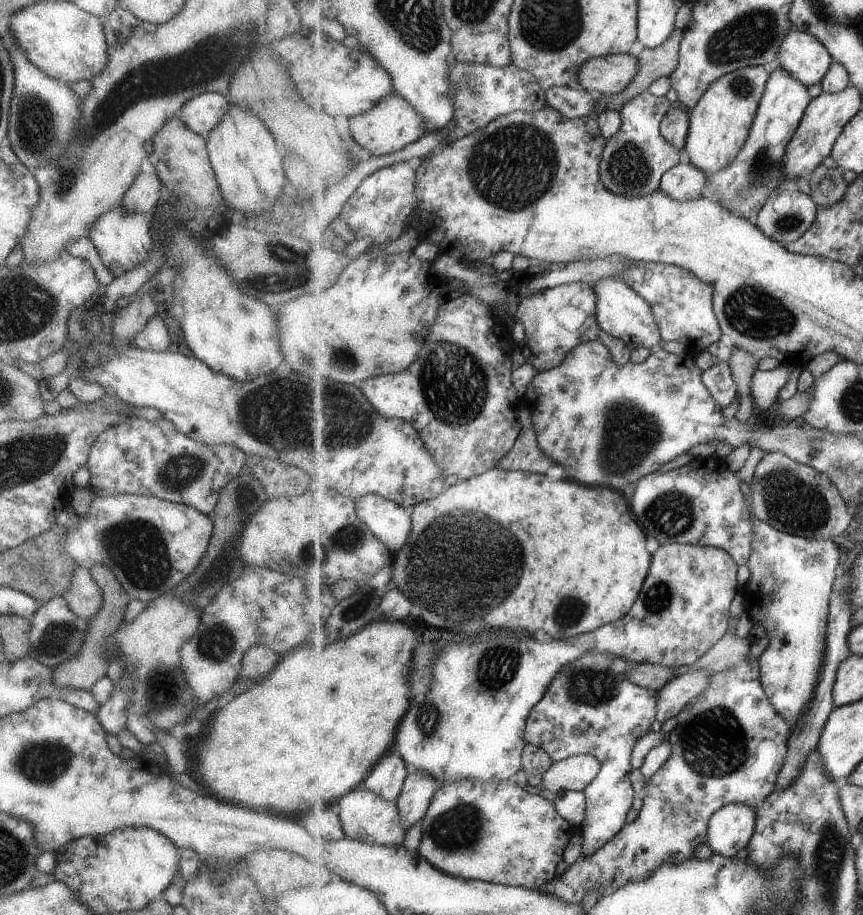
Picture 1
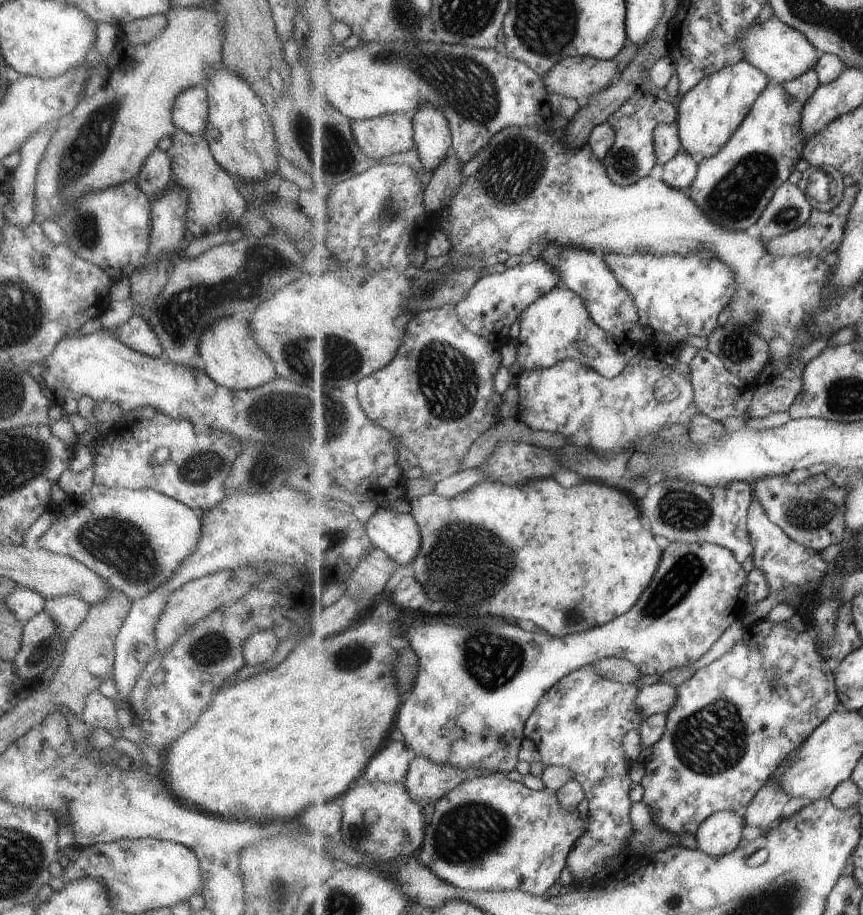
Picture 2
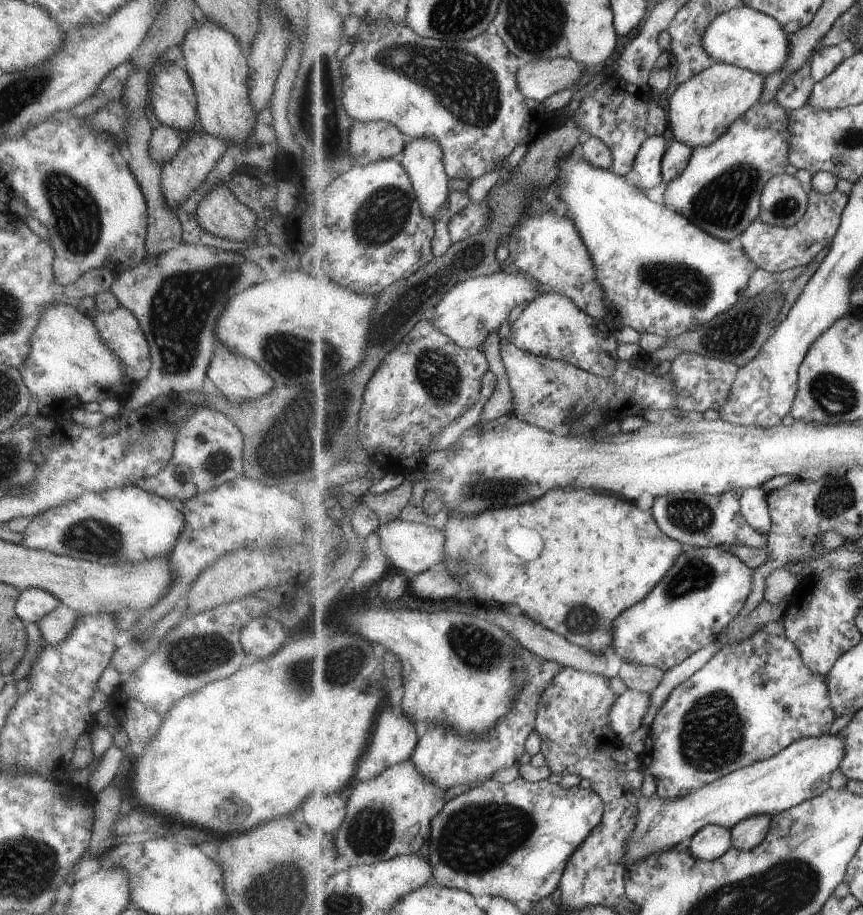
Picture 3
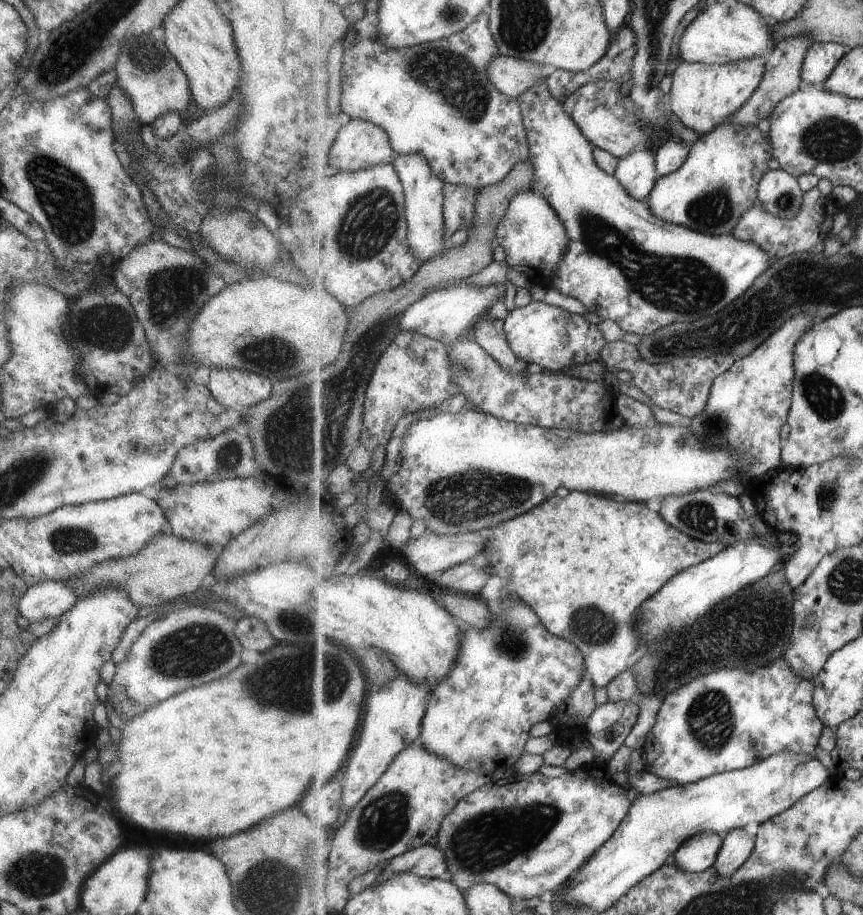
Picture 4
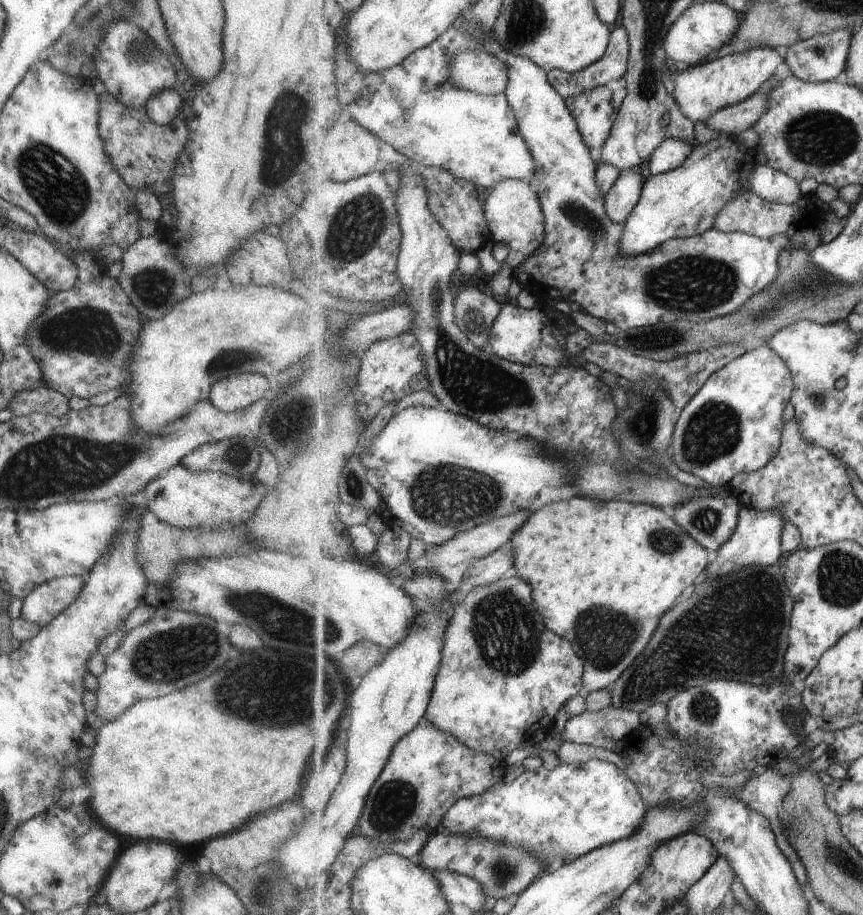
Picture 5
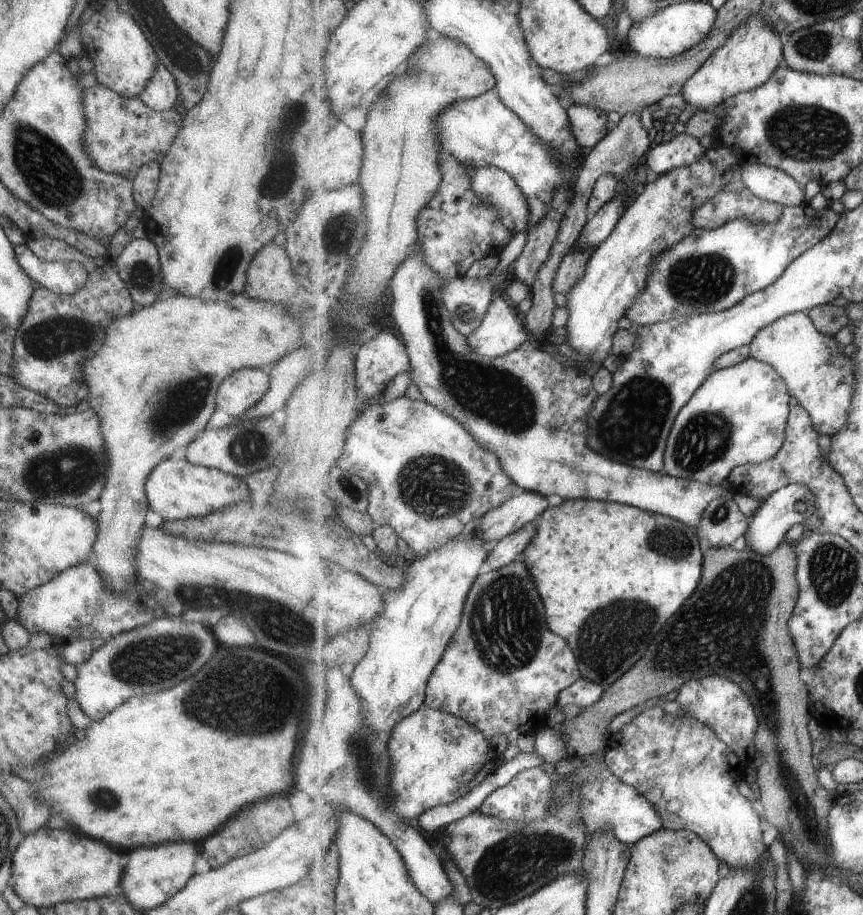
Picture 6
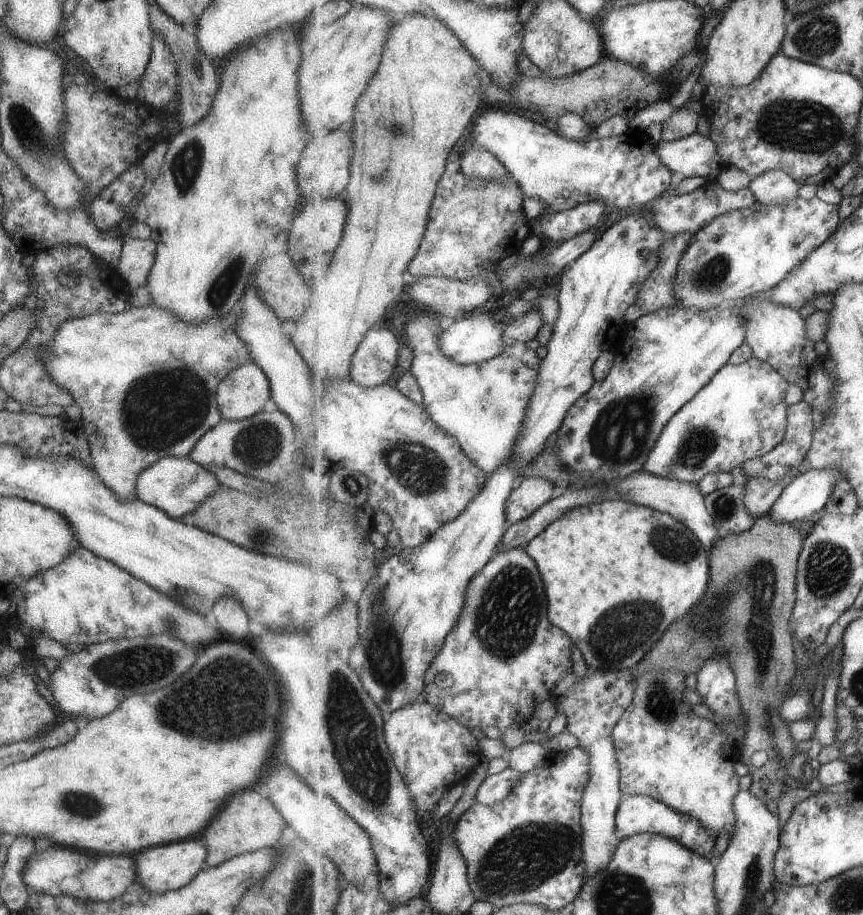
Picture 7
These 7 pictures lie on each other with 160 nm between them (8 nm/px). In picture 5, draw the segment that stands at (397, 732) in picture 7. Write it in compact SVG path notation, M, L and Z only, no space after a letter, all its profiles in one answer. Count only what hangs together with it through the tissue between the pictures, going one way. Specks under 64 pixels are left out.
M425 721L394 746L390 761L371 789L366 800L366 809L360 818L357 832L354 834L371 841L374 850L387 850L387 844L395 838L411 838L413 834L428 831L429 834L441 830L442 820L447 811L462 798L472 797L493 788L502 782L503 763L490 754L474 751L459 742L454 735L442 731Z

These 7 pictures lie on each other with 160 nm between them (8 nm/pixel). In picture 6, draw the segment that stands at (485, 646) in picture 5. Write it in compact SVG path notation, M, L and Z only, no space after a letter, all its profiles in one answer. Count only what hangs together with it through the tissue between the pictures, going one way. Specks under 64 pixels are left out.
M524 554L519 555L514 563L511 563L505 568L497 569L496 571L492 570L483 575L479 575L478 580L474 582L473 588L468 594L468 598L469 600L466 602L463 620L457 632L455 632L451 644L447 647L442 661L435 667L434 673L428 682L425 705L455 715L457 718L465 719L473 726L476 726L488 739L493 738L493 736L501 736L501 734L509 736L509 734L515 732L515 730L518 730L518 732L523 735L539 735L539 732L546 728L545 716L547 716L547 712L545 712L545 710L551 710L551 708L558 706L558 700L563 690L574 685L583 676L578 665L578 658L574 650L571 650L567 639L555 634L548 625L546 606L544 605L534 578L524 562Z

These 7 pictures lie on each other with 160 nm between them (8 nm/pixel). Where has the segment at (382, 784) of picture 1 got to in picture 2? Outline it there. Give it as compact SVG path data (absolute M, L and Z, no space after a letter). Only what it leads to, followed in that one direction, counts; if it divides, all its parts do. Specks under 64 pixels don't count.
M389 738L386 746L371 760L362 781L367 783L405 783L410 764L416 758L415 752L407 748L403 741Z

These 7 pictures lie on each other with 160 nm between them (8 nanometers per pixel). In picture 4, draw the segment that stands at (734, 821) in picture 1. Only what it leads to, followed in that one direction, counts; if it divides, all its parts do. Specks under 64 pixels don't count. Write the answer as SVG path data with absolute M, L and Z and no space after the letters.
M715 832L696 834L689 838L681 848L675 850L670 861L679 864L687 874L701 874L718 861L724 839Z

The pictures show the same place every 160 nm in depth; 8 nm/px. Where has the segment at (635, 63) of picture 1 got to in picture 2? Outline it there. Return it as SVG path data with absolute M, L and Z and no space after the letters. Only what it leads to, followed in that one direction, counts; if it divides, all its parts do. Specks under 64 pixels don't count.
M567 57L543 77L548 92L579 100L589 99L609 87L619 72L617 60L595 57Z

